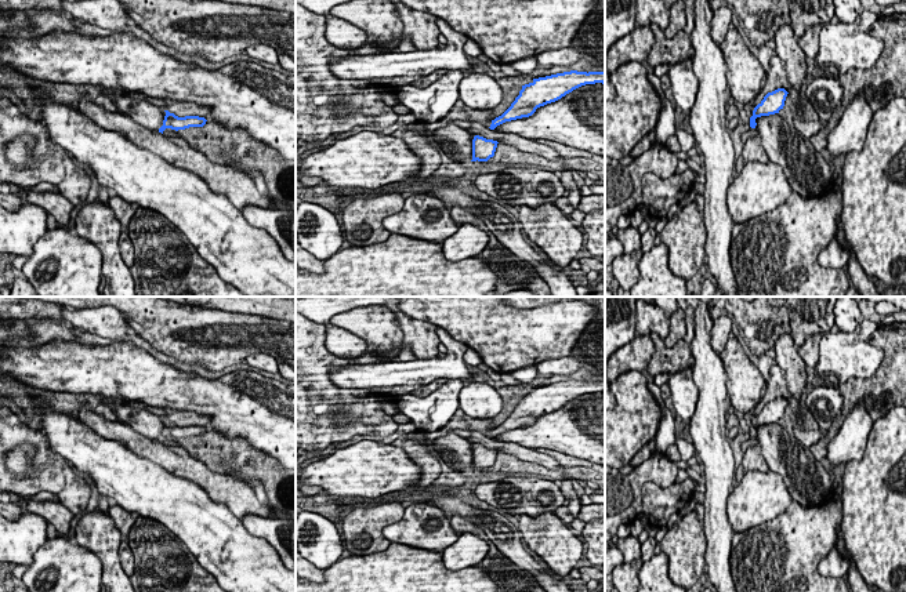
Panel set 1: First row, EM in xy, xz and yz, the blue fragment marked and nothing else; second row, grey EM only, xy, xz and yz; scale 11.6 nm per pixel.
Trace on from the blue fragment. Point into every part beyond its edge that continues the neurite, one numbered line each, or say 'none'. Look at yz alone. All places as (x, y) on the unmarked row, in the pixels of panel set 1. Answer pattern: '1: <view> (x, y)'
none

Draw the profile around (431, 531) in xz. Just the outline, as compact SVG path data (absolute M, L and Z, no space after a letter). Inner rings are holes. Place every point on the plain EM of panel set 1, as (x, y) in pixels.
M417 501L405 508L399 522L385 526L383 535L391 542L443 552L460 534L453 530L450 519L441 508Z

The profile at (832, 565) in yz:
M834 545L831 551L819 562L818 573L822 577L842 578L849 569L851 560L840 556L837 546Z

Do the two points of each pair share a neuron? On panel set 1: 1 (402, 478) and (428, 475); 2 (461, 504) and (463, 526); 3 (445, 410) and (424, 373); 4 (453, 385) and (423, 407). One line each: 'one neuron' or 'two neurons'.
1: two neurons
2: two neurons
3: two neurons
4: one neuron

